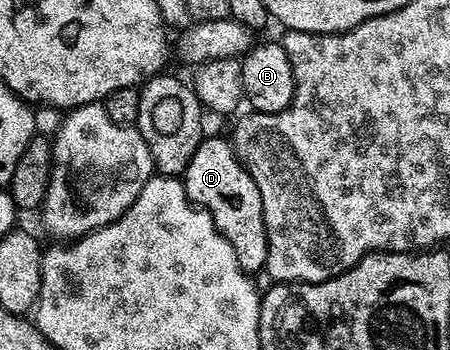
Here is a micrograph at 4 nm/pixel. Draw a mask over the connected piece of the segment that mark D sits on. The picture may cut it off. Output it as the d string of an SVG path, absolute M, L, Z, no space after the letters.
M202 137L191 164L187 164L183 175L187 196L196 206L204 206L222 236L235 248L235 256L246 272L264 271L267 260L267 228L263 220L263 200L255 180L247 168L237 159L237 152L228 137Z

